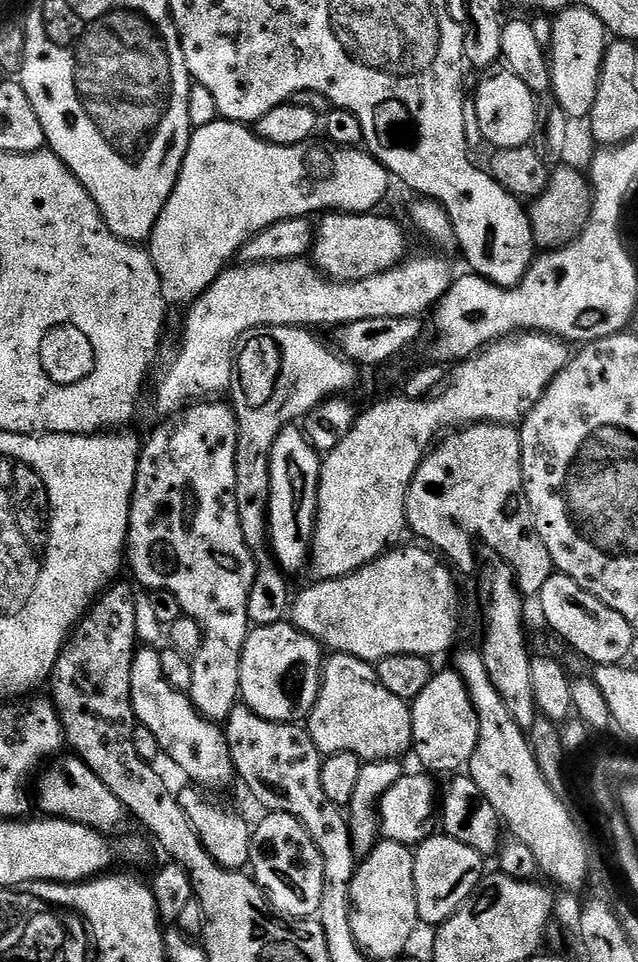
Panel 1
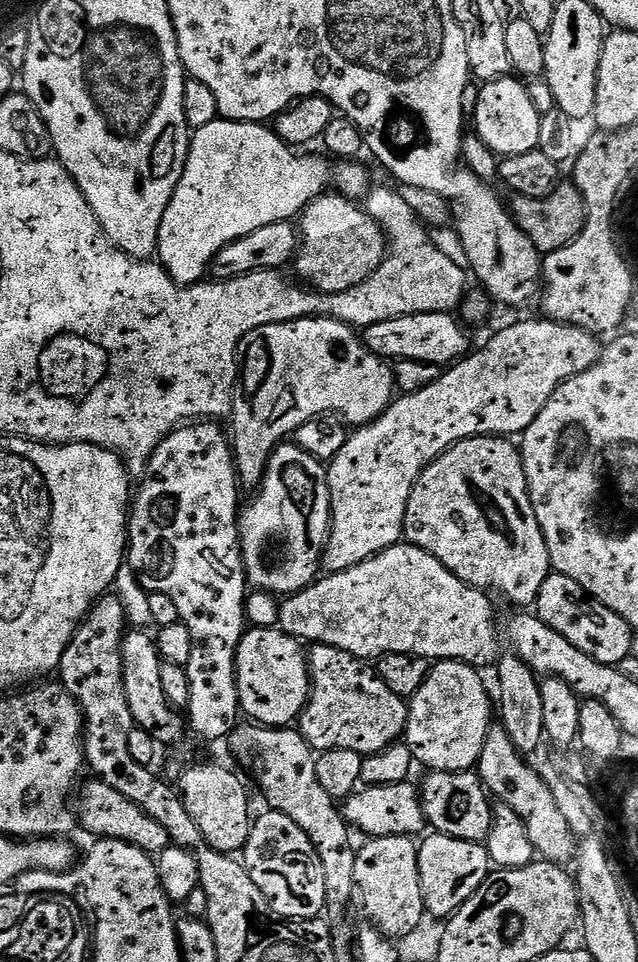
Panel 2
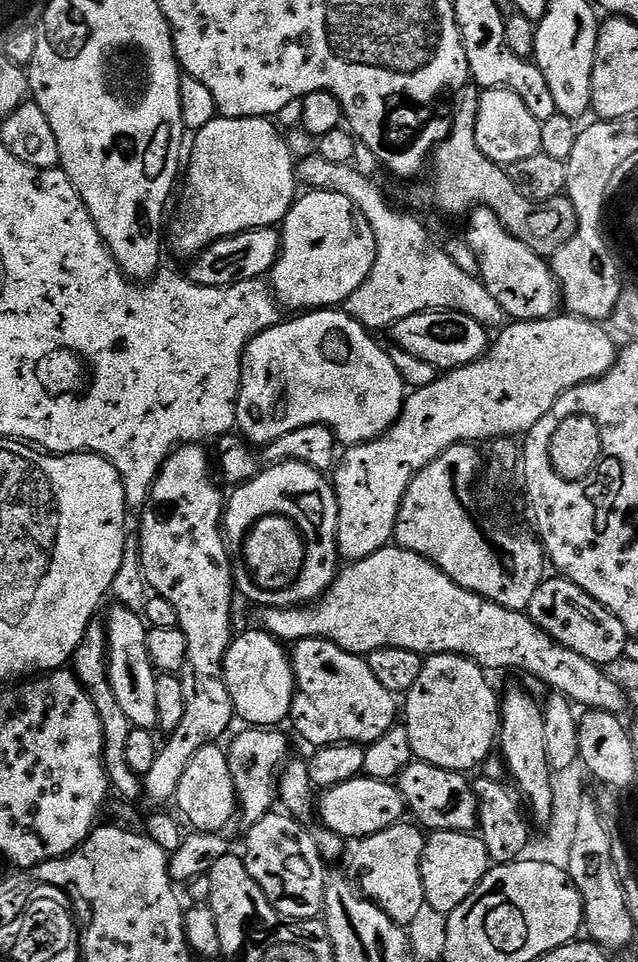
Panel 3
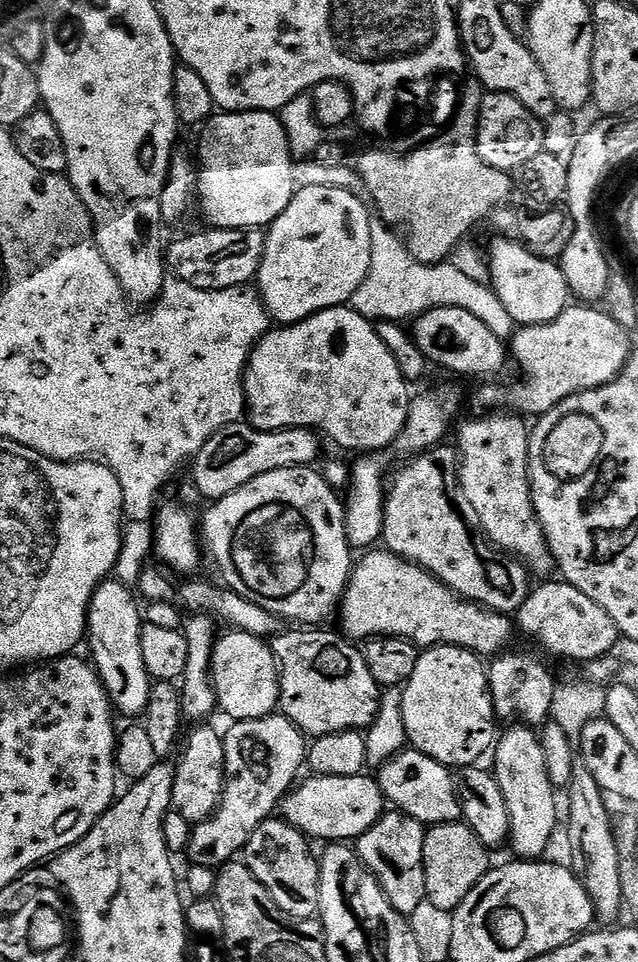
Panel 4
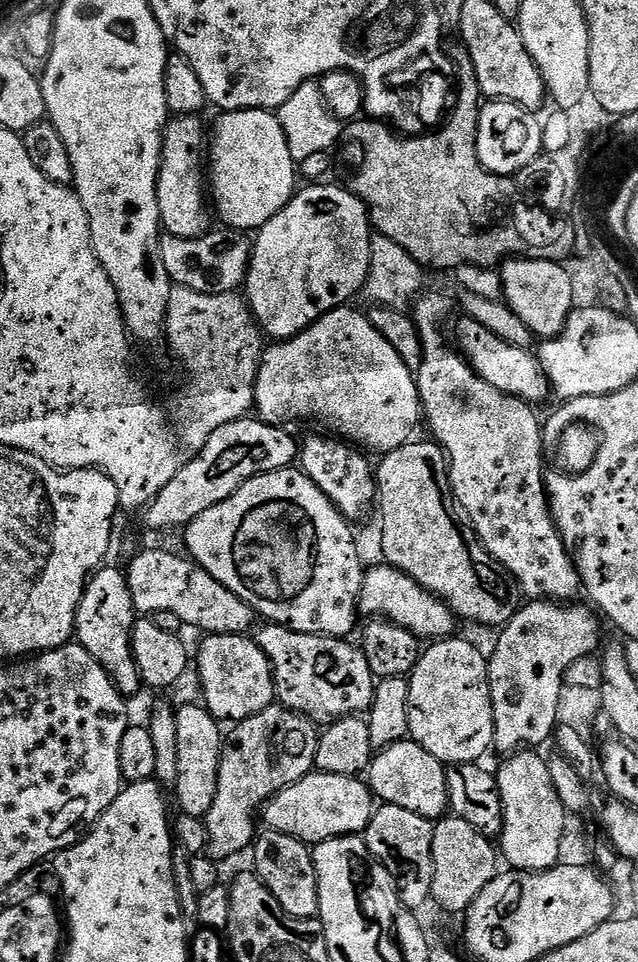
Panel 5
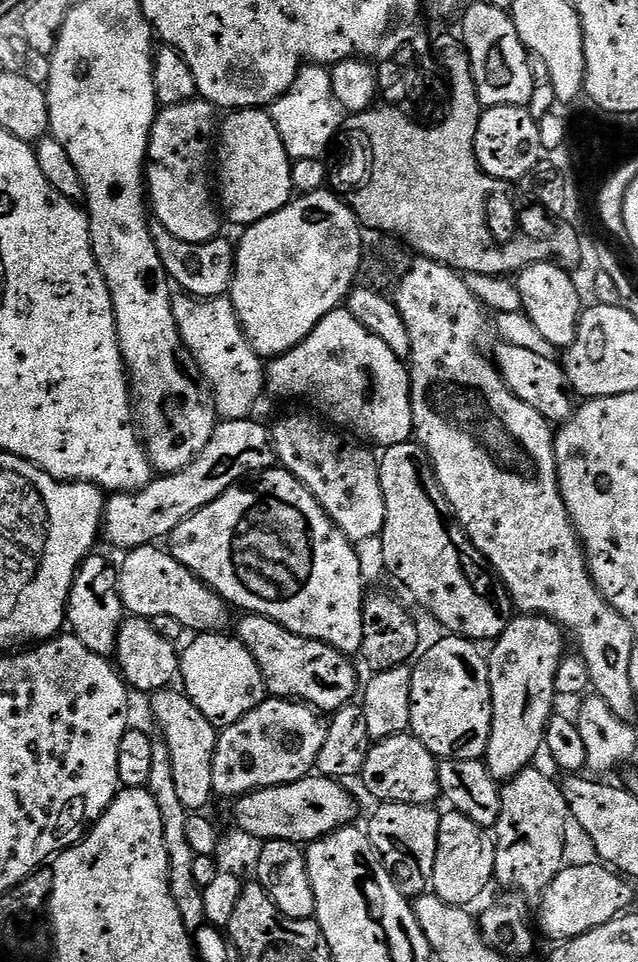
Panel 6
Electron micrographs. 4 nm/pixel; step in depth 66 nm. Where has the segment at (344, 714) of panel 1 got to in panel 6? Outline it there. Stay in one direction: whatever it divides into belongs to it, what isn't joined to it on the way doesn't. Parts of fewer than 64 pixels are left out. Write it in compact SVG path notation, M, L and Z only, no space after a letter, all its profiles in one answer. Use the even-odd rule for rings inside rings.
M249 612L247 614L241 615L241 620L237 622L236 629L234 629L234 635L237 640L241 640L243 644L246 646L246 650L250 650L250 654L255 660L258 662L258 666L262 670L262 678L264 679L264 686L265 689L273 697L276 698L295 698L324 714L331 714L337 712L341 706L344 704L351 704L353 703L354 697L352 696L355 694L357 695L358 692L358 684L356 688L356 668L354 665L351 664L349 657L345 655L345 653L339 652L334 646L330 646L329 644L323 644L322 642L318 642L317 640L311 640L310 638L302 638L298 634L294 634L293 632L287 632L284 627L281 626L278 622L274 622L270 618L266 618L265 616L259 616L256 612Z

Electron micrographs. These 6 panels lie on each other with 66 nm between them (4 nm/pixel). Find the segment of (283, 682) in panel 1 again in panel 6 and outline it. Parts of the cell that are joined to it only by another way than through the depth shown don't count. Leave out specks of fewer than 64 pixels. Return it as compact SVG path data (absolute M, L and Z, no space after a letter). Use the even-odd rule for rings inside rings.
M219 632L196 634L191 639L180 658L179 679L184 680L183 691L210 723L217 726L233 724L261 704L266 698L262 670L241 640Z

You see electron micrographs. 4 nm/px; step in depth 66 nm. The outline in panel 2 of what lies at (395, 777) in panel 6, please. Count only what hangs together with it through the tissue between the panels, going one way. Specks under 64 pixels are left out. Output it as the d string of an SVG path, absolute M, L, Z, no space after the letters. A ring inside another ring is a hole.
M429 771L428 776L418 788L420 797L420 805L424 811L425 821L429 825L432 824L437 833L449 836L450 838L462 838L466 842L474 842L479 844L484 842L490 834L491 818L493 803L490 801L487 788L480 781L479 775L475 771L471 772L434 772Z

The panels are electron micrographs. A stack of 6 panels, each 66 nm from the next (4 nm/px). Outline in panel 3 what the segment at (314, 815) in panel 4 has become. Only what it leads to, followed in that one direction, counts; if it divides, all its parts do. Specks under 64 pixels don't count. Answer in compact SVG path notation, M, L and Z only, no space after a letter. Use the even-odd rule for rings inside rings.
M363 774L342 786L334 786L323 793L318 800L318 820L323 827L343 836L345 841L359 842L365 836L373 836L390 826L401 823L406 816L406 805L400 797L399 787L386 780L371 780Z

